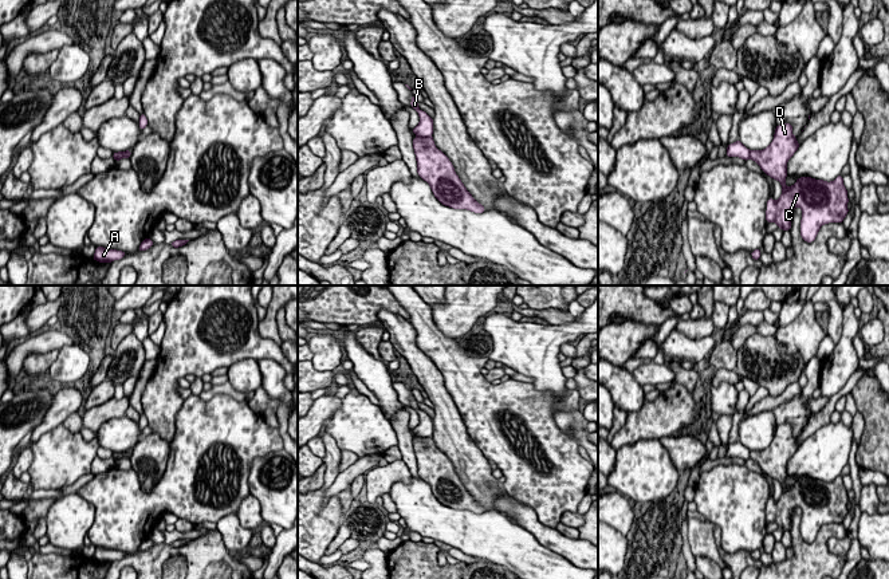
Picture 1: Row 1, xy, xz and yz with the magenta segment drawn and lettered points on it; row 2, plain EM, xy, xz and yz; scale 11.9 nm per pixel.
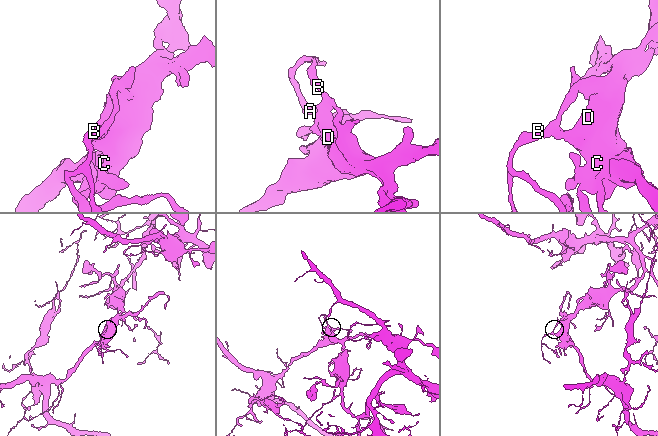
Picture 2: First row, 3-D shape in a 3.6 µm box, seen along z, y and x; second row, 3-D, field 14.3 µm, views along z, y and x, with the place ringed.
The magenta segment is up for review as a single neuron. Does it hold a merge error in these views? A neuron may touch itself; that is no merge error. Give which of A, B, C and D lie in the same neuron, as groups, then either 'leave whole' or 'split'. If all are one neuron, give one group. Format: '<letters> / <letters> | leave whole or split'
A B / C D | split

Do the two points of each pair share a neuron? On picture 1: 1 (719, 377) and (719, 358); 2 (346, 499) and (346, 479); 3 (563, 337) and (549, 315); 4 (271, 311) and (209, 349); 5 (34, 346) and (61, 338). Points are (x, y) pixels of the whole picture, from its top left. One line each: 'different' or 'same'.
1: same
2: different
3: different
4: different
5: same

